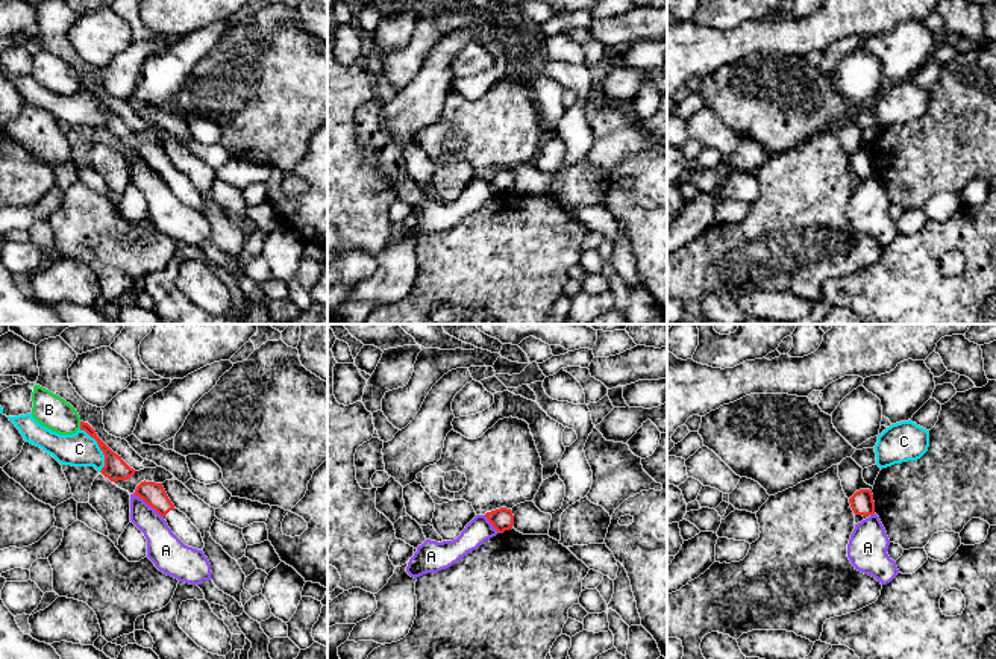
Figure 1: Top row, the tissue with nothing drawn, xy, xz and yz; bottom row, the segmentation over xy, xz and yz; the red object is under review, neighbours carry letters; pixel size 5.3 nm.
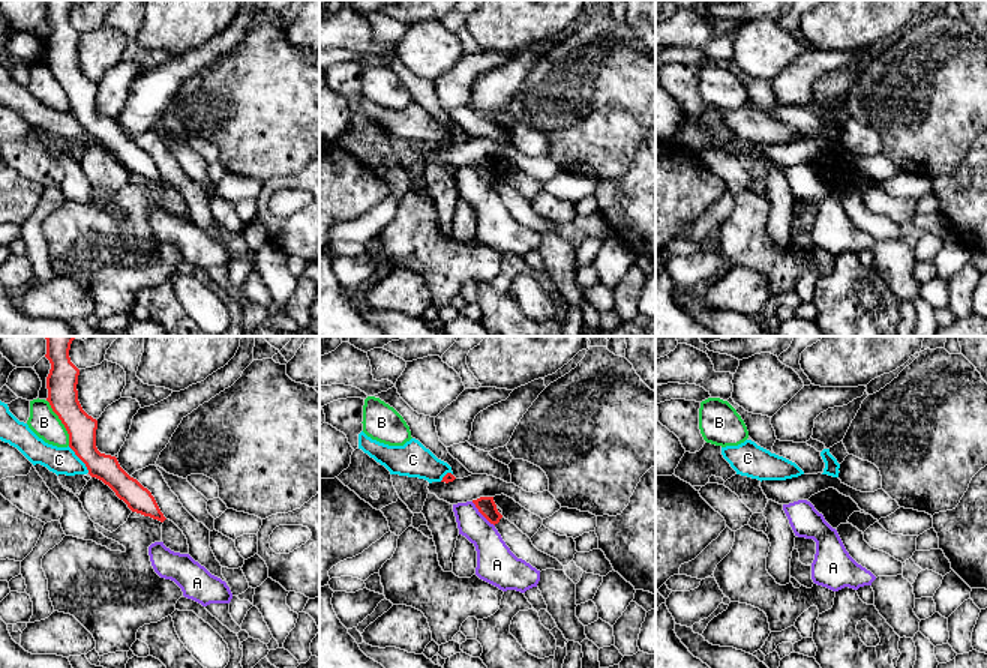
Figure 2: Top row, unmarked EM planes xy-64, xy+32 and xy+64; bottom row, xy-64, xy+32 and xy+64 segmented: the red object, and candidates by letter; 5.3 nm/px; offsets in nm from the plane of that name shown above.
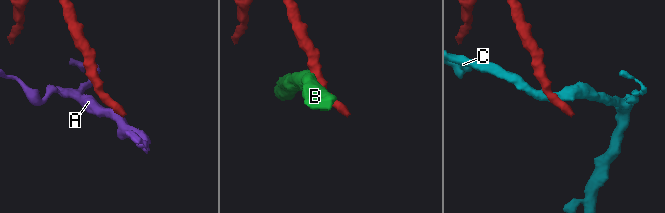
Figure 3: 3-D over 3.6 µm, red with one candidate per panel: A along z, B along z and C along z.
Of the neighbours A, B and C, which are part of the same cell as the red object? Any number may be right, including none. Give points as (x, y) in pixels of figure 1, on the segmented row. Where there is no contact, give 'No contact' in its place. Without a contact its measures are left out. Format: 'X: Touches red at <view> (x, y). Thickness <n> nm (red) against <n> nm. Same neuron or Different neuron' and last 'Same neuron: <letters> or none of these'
A: Touches red at xy (149, 505). Thickness 120 nm (red) against 190 nm. Different neuron
B: Touches red at xy (81, 424). Thickness 80 nm (red) against 180 nm. Different neuron
C: Touches red at xy (100, 449). Thickness 120 nm (red) against 180 nm. Different neuron
Same neuron: none of these

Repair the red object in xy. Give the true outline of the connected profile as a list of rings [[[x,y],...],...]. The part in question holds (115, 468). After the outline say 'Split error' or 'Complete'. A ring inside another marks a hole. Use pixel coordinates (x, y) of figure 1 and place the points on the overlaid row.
[[[80,421],[80,430],[85,430],[91,438],[94,438],[105,454],[105,467],[102,468],[102,474],[108,477],[111,482],[127,480],[135,474],[135,470],[130,468],[121,456],[114,453],[96,433],[96,430],[88,424]]]. Complete

